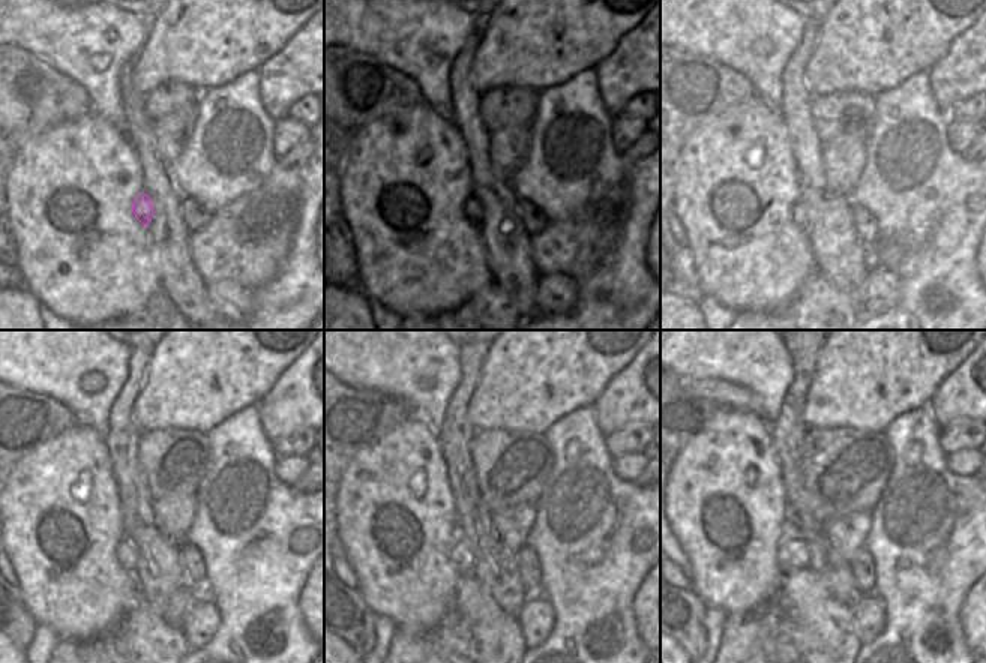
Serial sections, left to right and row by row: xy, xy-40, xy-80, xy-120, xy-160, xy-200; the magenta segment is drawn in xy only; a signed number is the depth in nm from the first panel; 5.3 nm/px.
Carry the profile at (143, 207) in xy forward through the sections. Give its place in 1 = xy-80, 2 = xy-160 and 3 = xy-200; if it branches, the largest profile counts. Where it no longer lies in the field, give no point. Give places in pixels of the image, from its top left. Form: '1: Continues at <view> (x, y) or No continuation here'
1: Continues at xy-80 (799, 209)
2: Continues at xy-160 (461, 554)
3: Continues at xy-200 (793, 554).

